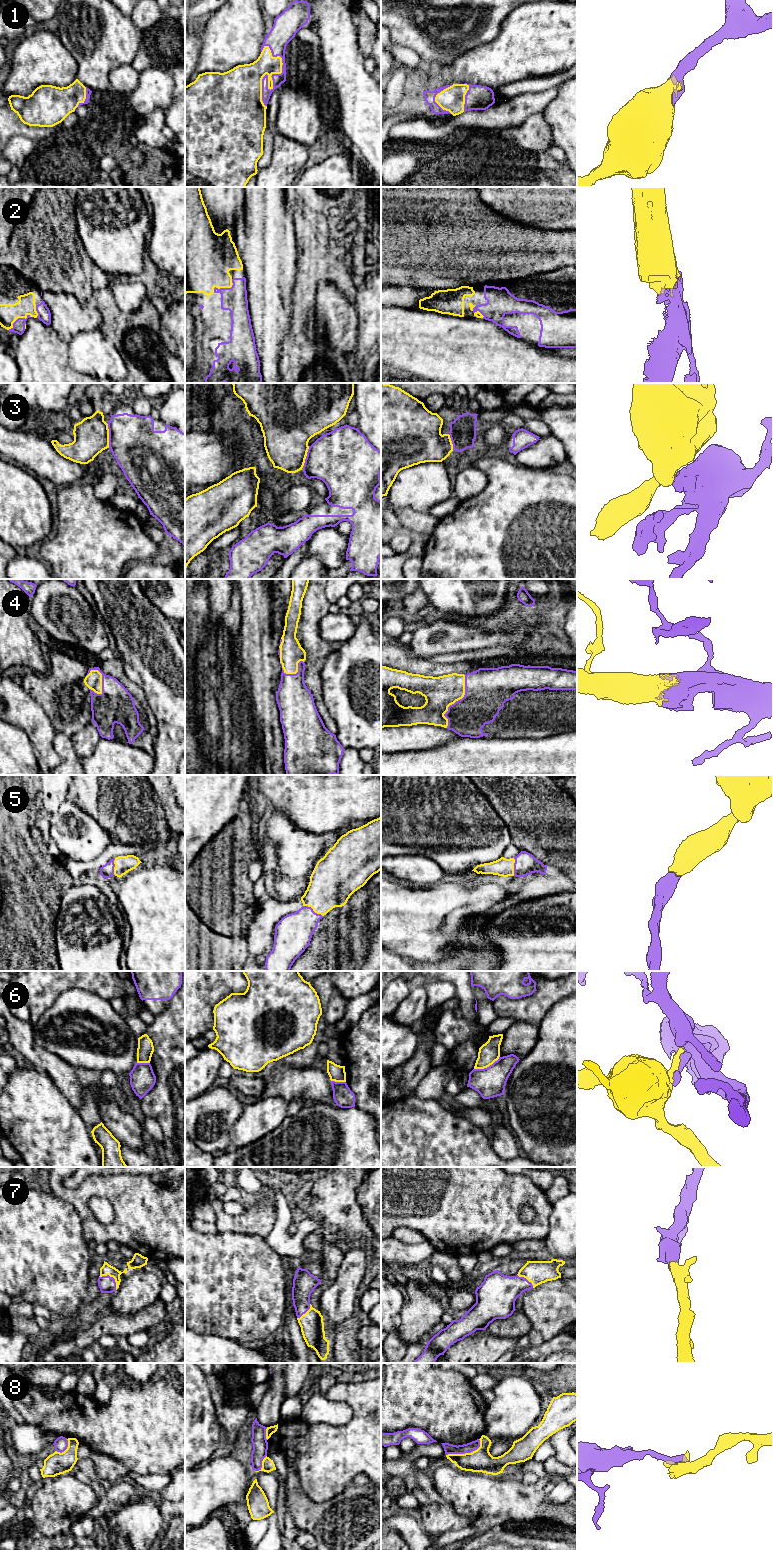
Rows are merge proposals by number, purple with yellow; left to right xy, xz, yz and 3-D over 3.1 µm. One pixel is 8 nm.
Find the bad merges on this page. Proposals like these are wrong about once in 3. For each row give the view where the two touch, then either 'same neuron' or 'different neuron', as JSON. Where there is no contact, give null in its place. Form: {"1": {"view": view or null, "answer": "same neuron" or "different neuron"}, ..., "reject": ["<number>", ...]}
{"1": {"view": "xz", "answer": "same neuron"}, "2": {"view": "xz", "answer": "same neuron"}, "3": {"view": "xy", "answer": "different neuron"}, "4": {"view": "yz", "answer": "same neuron"}, "5": {"view": "xz", "answer": "same neuron"}, "6": {"view": "yz", "answer": "different neuron"}, "7": {"view": "xy", "answer": "same neuron"}, "8": {"view": "yz", "answer": "different neuron"}, "reject": ["3", "6", "8"]}

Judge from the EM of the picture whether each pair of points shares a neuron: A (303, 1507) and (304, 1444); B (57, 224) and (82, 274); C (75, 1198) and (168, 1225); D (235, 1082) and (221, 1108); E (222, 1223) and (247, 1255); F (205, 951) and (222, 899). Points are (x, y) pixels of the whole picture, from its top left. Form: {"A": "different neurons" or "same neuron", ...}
{"A": "different neurons", "B": "same neuron", "C": "same neuron", "D": "different neurons", "E": "different neurons", "F": "different neurons"}

